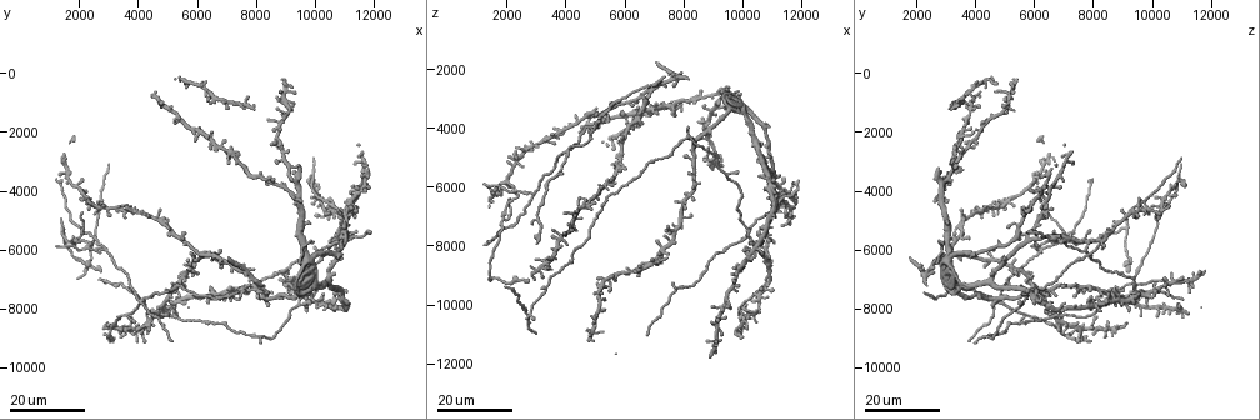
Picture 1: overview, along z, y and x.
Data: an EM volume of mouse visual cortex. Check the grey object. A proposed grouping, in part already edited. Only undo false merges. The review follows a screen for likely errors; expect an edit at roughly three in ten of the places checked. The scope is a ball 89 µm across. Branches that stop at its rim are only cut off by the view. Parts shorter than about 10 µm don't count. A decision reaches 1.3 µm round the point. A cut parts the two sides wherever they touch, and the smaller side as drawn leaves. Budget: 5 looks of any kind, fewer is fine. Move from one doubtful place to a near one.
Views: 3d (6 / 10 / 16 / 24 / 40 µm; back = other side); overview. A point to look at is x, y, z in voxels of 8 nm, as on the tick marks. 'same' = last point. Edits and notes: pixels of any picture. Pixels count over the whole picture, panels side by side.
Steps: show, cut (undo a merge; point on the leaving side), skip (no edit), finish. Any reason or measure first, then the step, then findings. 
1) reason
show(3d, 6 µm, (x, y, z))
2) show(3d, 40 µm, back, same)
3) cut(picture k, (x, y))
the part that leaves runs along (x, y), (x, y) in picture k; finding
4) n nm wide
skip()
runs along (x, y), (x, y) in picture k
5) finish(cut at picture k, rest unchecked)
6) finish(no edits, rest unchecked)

four or more arms meet
show(3d, 24 µm, (10600, 4600, 9500))

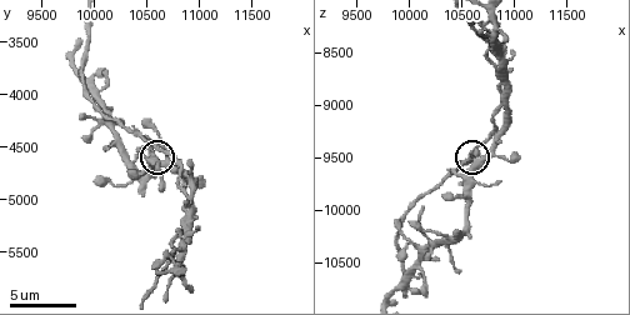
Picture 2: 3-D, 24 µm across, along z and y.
show(3d, 10 µm, (10700, 4640, 9560))

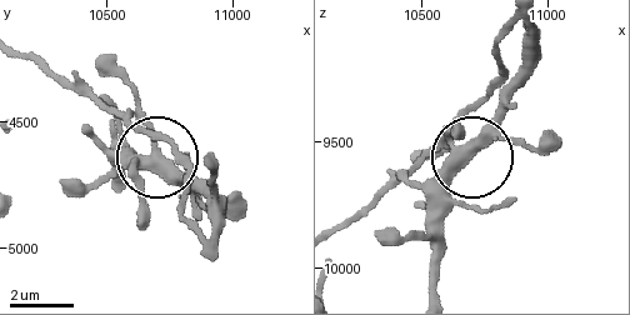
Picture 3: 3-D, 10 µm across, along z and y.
other side
show(3d, 10 µm, back, (10690, 4630, 9550))

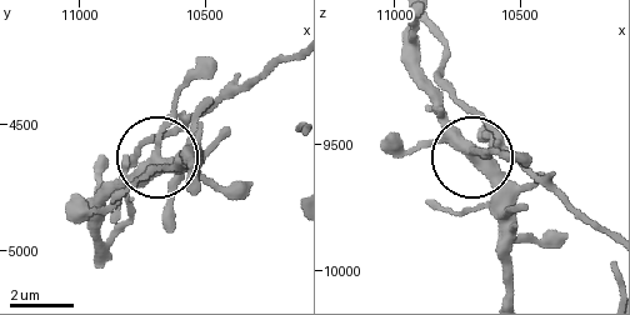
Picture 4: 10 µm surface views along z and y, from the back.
350 nm wide
skip()
continuous, no second neuron

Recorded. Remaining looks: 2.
three arms meet
show(3d, 24 µm, (5200, 8300, 6600))

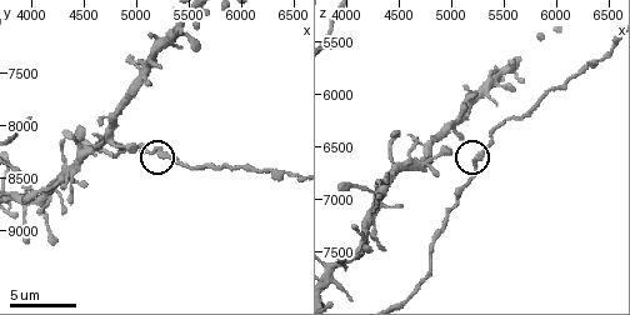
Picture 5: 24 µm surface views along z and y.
show(3d, 6 µm, (5240, 8260, 6600))

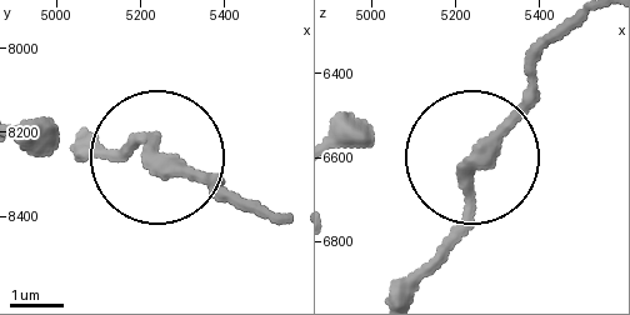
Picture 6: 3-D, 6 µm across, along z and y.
3 arms
skip()
runs along (261, 211), (158, 161), (154, 144), (100, 158) in picture 6; one neuron here

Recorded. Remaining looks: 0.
finish(no edits, rest unchecked)

